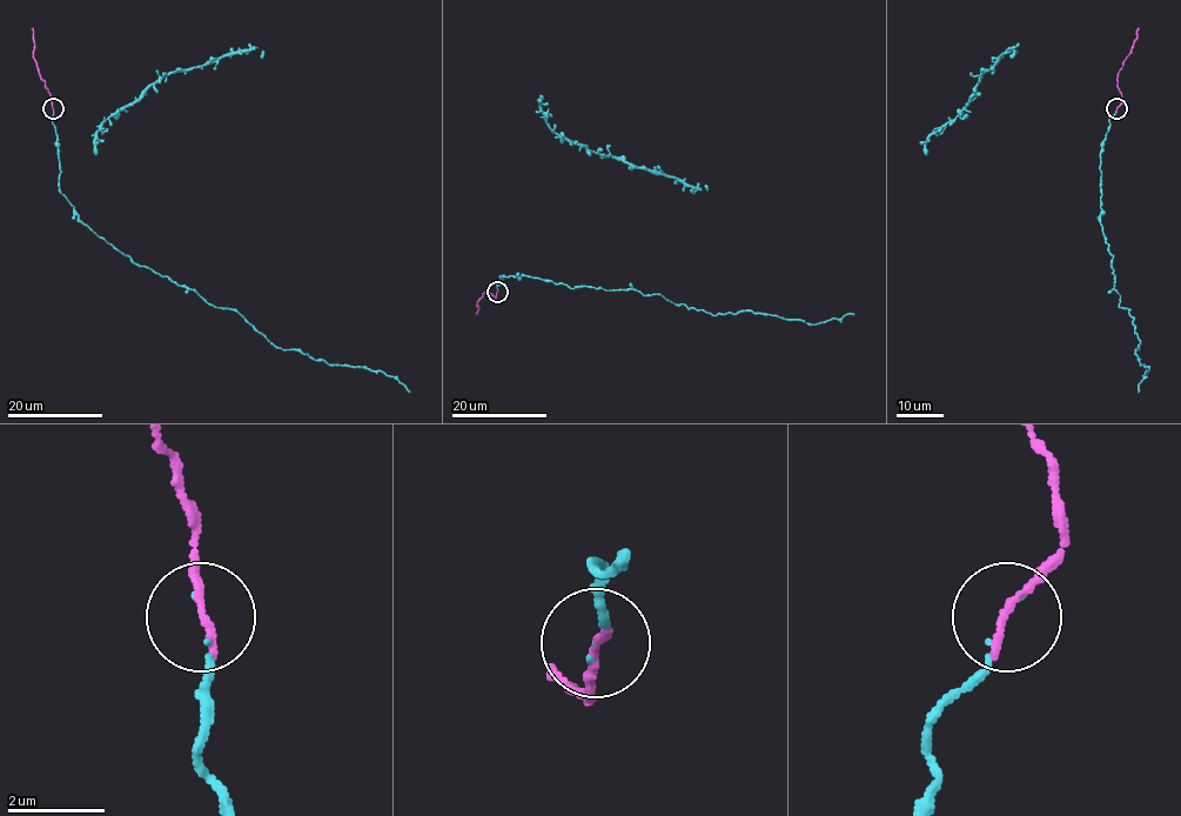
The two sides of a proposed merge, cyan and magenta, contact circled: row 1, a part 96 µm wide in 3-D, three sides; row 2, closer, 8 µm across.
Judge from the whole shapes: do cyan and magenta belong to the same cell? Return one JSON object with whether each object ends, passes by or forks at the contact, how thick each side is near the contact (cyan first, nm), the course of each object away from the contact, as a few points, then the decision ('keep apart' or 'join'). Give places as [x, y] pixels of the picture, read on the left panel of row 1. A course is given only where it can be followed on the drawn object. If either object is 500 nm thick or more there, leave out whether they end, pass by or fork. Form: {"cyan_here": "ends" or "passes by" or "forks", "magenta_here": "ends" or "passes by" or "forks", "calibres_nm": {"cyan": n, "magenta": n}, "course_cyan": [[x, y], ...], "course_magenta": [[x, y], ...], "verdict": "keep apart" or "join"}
{"cyan_here": "ends", "magenta_here": "ends", "calibres_nm": {"cyan": 40, "magenta": 190}, "course_cyan": [[52, 108], [59, 192], [93, 231], [139, 265], [236, 310], [283, 349], [381, 370], [409, 393]], "course_magenta": [[52, 108], [51, 94], [33, 54], [33, 27]], "verdict": "join"}

